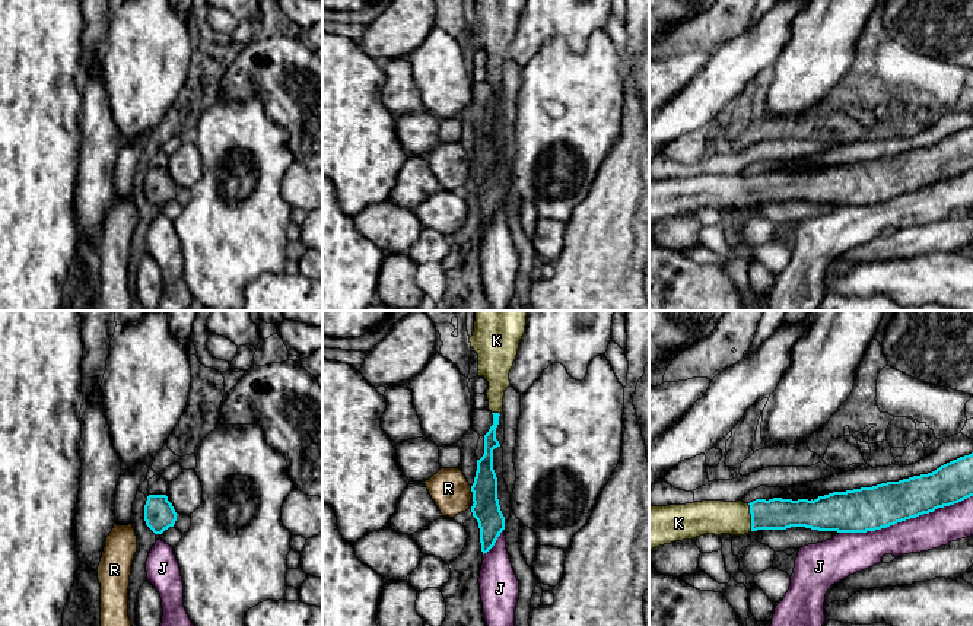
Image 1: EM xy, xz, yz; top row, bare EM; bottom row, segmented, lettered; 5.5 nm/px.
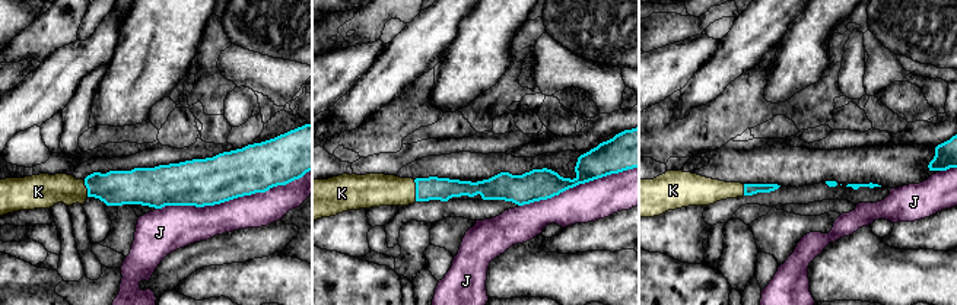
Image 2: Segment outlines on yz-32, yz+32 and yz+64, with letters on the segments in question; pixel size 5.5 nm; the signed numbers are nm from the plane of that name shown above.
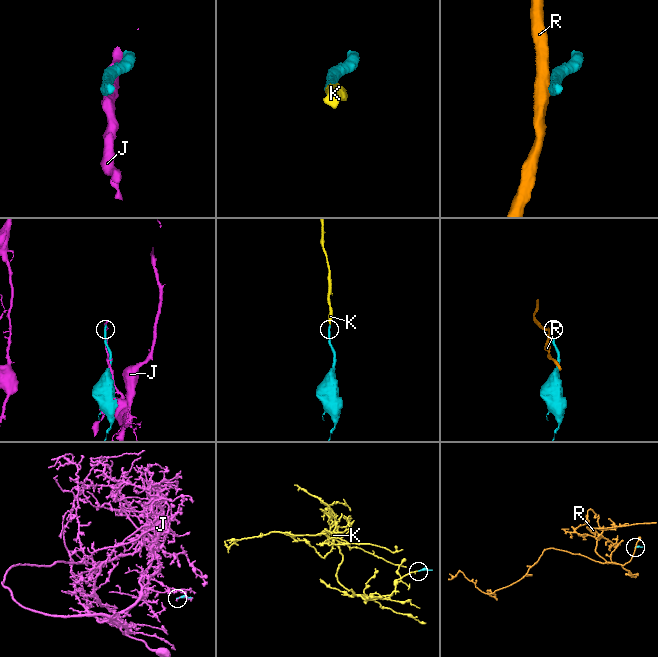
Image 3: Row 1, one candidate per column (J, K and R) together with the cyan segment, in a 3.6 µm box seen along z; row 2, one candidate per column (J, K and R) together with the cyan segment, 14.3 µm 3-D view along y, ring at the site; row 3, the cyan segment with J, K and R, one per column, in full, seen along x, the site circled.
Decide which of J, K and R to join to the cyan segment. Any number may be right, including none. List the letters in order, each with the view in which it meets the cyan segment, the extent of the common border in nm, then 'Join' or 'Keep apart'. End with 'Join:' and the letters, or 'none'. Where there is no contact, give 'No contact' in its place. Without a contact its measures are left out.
J: Touches cyan in yz. Shared border 750 nm. Keep apart
K: Touches cyan in yz. Shared border 150 nm. Join
R: Touches cyan in xz. Shared border 70 nm. Keep apart
Join: K

